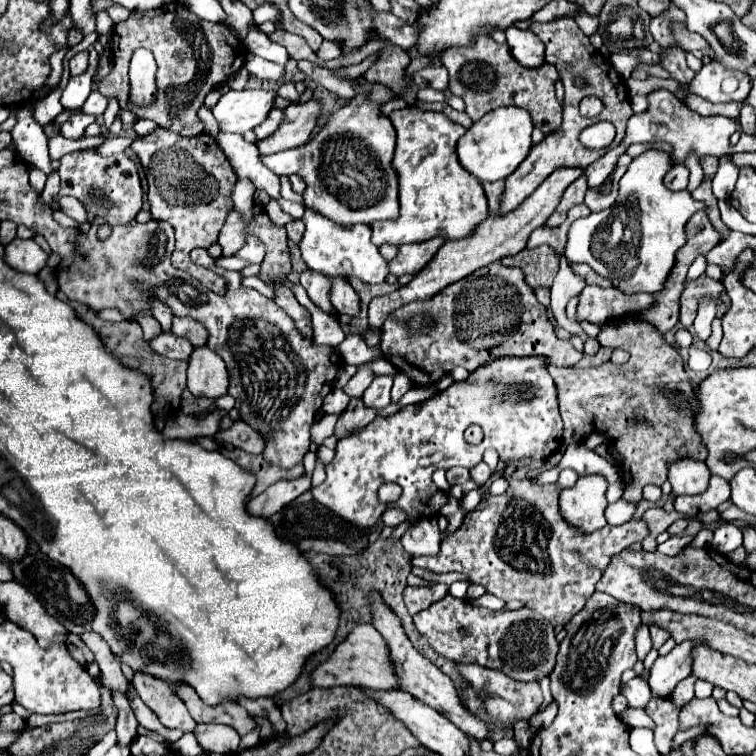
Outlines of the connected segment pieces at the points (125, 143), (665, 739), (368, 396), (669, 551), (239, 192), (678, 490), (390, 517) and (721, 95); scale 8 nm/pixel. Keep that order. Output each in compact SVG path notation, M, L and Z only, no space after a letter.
M118 135L118 137L110 137L110 139L106 139L106 143L102 143L102 147L100 147L98 153L102 153L102 155L104 155L104 153L106 153L106 155L120 153L120 151L130 149L132 143L134 143L134 139L130 139L130 137L122 137L122 135Z
M652 697L646 705L646 713L656 723L654 731L654 743L660 751L660 755L666 755L672 747L672 737L678 733L678 711L668 699L656 699Z
M376 375L374 381L370 383L370 387L364 391L362 401L368 407L382 409L382 407L390 405L390 389L392 389L392 375Z
M670 536L668 540L657 546L657 551L668 556L674 556L682 551L692 540L694 536Z
M238 179L232 191L234 207L248 219L252 215L252 205L254 205L254 185L248 179Z
M680 459L670 465L668 481L672 485L672 495L700 495L708 489L710 469L704 461Z
M388 508L379 521L382 521L384 526L396 526L406 520L406 513L399 508Z
M712 61L704 65L686 87L710 103L744 101L752 89L752 77L740 71L728 71Z

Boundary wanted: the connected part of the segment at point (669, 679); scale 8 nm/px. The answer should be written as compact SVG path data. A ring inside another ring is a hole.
M680 643L668 655L658 657L650 669L648 685L656 697L668 697L672 689L690 675L690 651L698 643Z

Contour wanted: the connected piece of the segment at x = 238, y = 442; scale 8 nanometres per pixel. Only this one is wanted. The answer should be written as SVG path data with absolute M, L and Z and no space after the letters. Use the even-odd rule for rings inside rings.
M236 419L230 429L220 431L216 435L216 439L220 443L232 443L234 447L244 449L246 453L254 453L254 455L260 455L264 449L264 441L262 441L260 433L256 433L252 427L248 427L242 419Z

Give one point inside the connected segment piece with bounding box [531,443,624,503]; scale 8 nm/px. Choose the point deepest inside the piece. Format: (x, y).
(585, 462)

